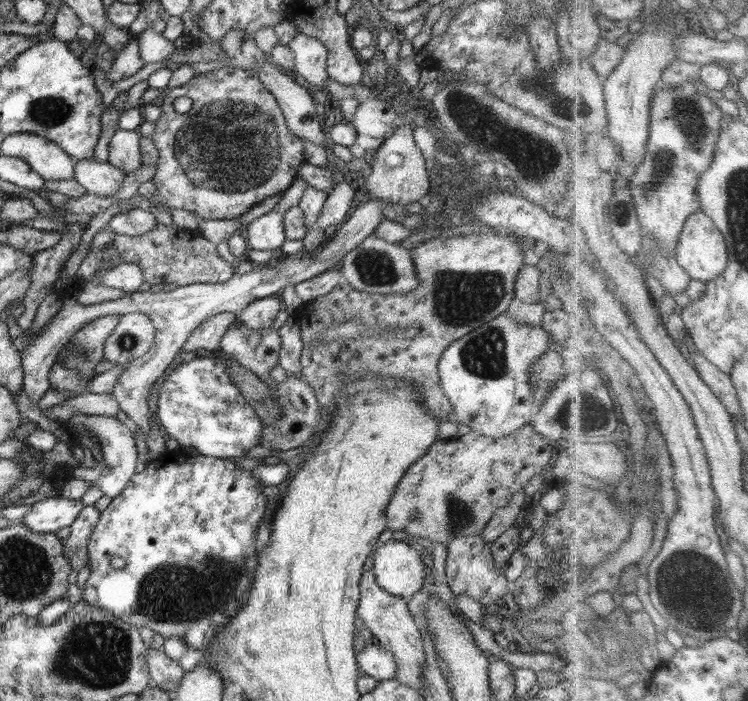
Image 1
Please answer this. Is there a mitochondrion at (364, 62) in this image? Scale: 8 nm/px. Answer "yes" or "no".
no

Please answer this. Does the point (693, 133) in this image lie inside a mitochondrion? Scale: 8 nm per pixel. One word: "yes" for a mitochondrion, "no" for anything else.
yes

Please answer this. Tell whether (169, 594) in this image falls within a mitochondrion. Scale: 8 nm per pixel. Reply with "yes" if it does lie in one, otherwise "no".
yes

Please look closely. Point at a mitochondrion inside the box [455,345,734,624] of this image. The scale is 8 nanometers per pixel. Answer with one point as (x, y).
(683, 579)

